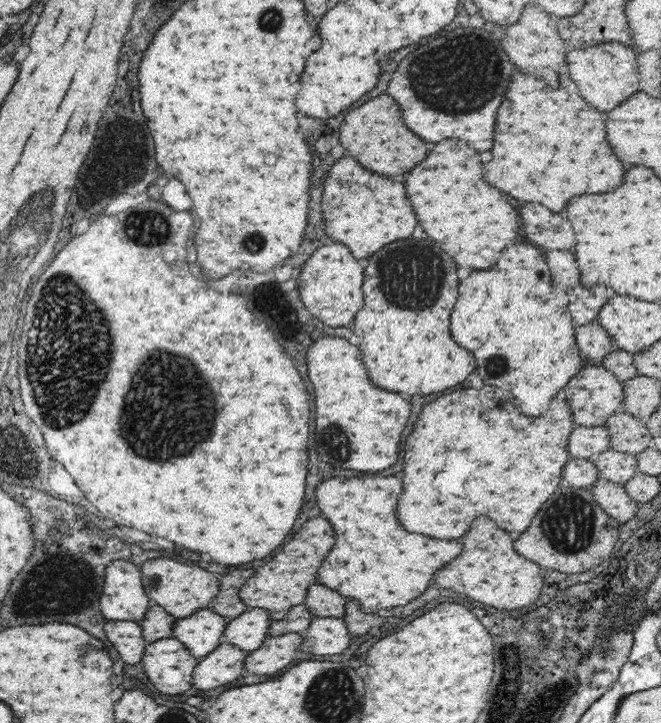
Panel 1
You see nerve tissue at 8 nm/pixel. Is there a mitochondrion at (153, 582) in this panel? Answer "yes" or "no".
yes

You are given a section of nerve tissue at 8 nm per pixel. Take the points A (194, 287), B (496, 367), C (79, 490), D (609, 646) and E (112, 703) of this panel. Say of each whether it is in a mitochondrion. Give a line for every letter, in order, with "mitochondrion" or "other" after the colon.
A: other
B: mitochondrion
C: other
D: mitochondrion
E: other

